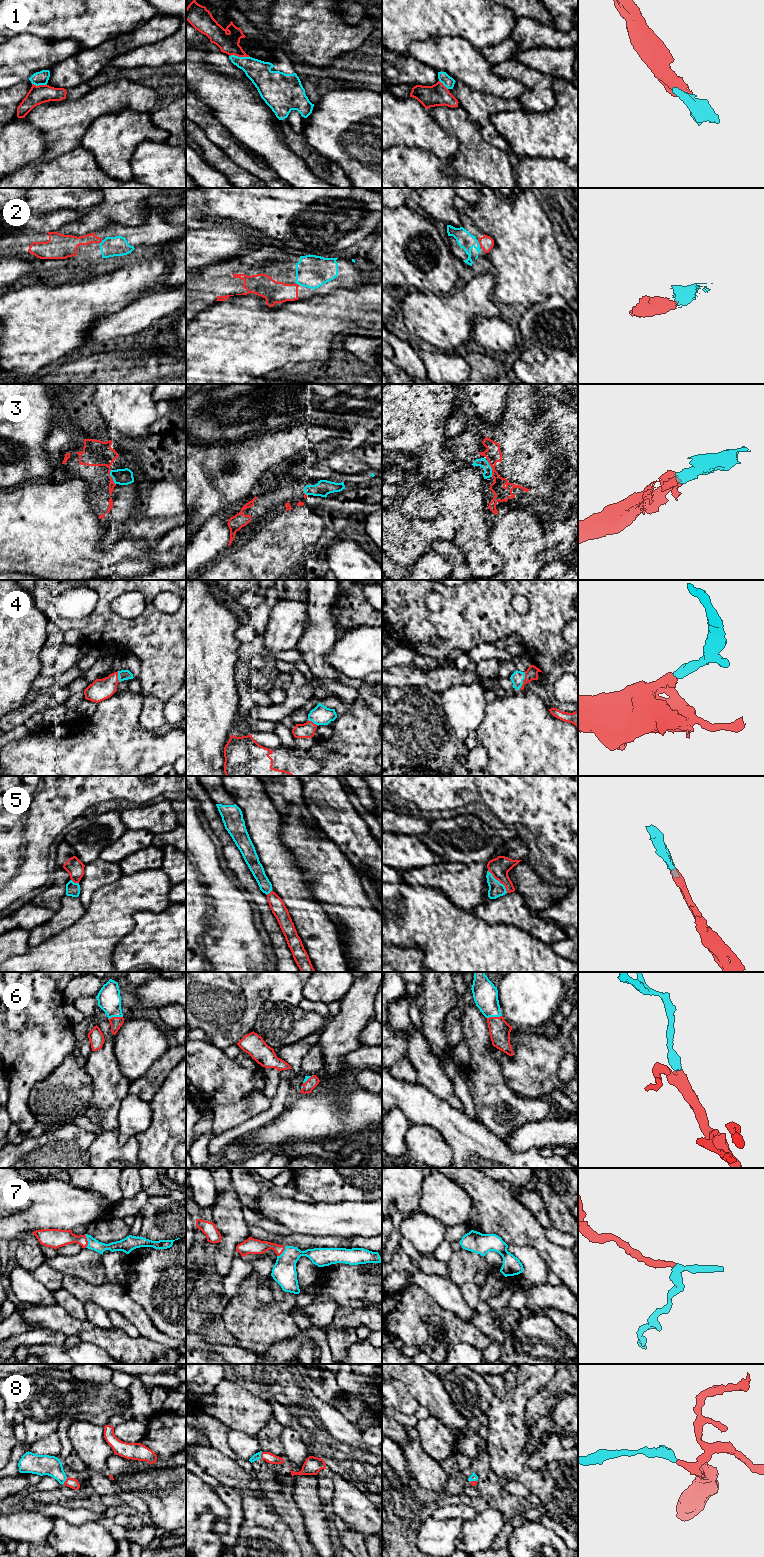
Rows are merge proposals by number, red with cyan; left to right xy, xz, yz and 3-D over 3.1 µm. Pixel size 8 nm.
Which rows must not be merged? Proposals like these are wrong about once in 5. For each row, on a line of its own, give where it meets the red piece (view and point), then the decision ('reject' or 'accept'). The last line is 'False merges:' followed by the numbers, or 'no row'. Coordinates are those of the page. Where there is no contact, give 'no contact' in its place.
1: contact xz (239, 56); accept
2: contact yz (479, 243); accept
3: contact yz (491, 467); accept
4: contact yz (523, 680); accept
5: contact yz (499, 881); accept
6: contact xy (115, 1017); accept
7: contact xy (87, 1241); accept
8: contact xy (66, 1480); accept
False merges: no row

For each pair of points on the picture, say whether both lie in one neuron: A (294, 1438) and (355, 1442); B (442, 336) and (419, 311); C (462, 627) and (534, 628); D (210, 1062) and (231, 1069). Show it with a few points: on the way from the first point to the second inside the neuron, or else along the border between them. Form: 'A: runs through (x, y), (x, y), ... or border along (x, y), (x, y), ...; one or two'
A: border along (284, 1425), (293, 1428), (308, 1448); two
B: runs through (436, 330), (423, 317); one
C: runs through (480, 621), (492, 620), (499, 626), (516, 626); one
D: runs through (215, 1063), (226, 1069); one

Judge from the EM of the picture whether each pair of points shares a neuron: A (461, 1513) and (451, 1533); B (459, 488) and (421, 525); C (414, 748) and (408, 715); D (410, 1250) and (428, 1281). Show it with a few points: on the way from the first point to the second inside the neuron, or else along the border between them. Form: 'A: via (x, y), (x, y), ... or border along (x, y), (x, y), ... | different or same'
A: border along (436, 1519), (462, 1519), (464, 1521) | different
B: via (459, 501), (459, 504), (437, 526), (434, 526) | same
C: via (414, 740), (414, 723) | same
D: border along (420, 1266), (426, 1272), (442, 1276) | different

